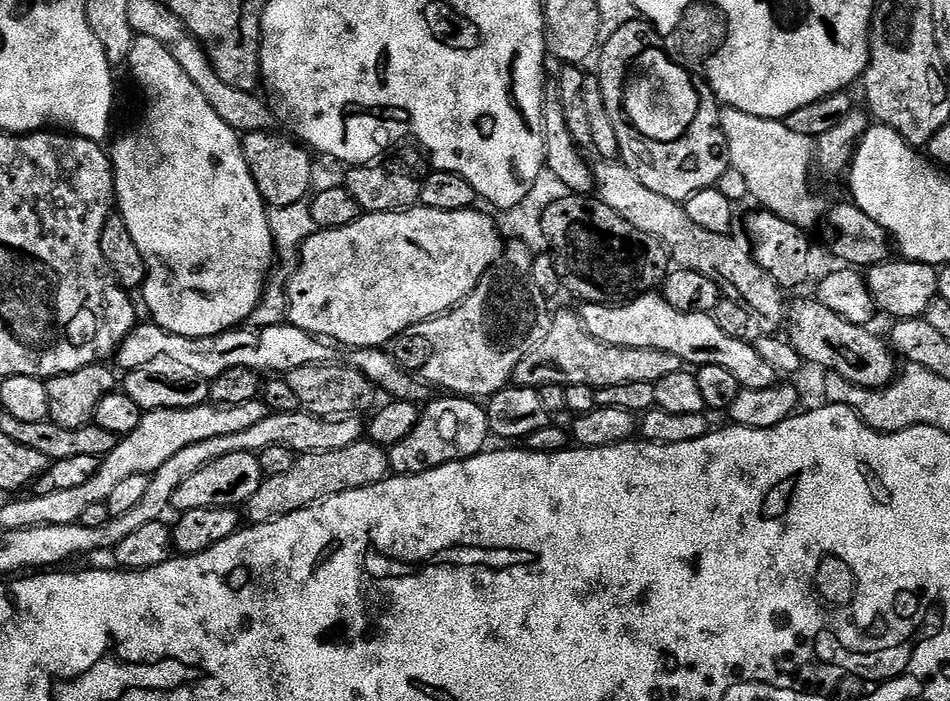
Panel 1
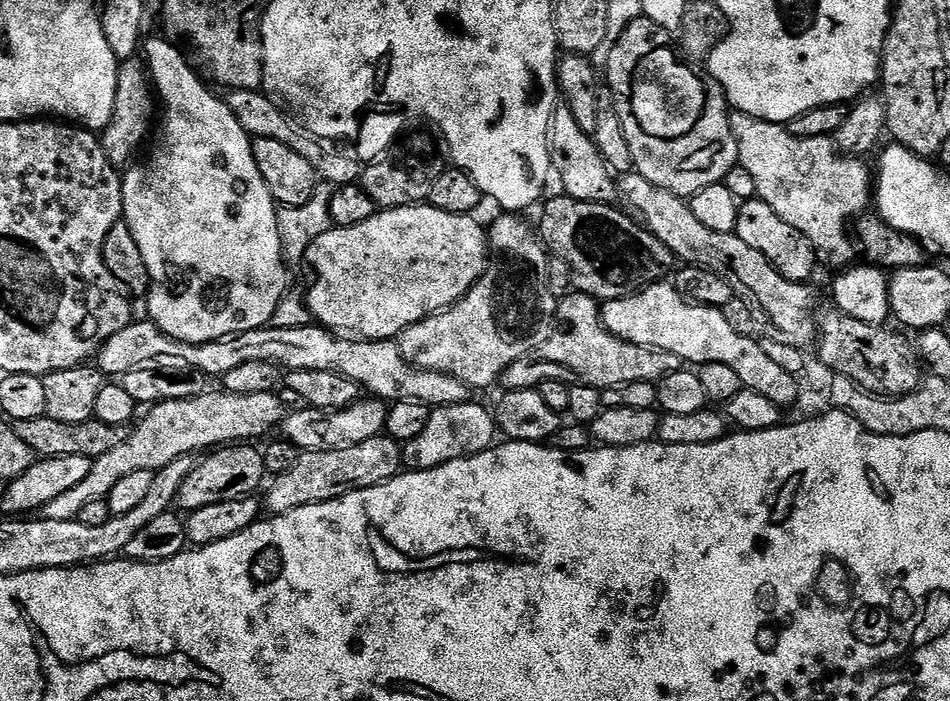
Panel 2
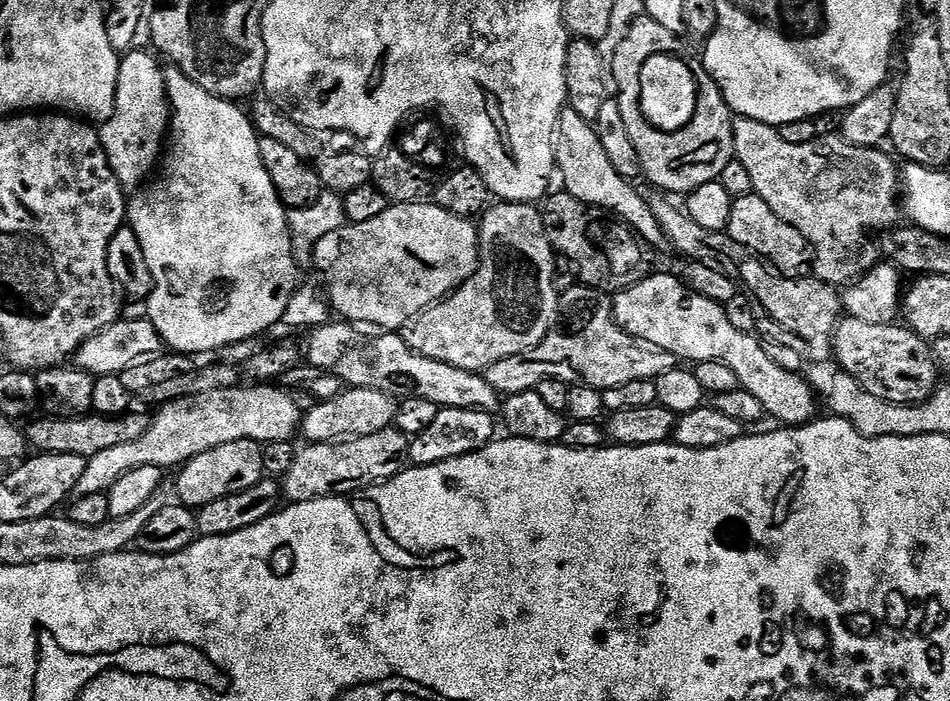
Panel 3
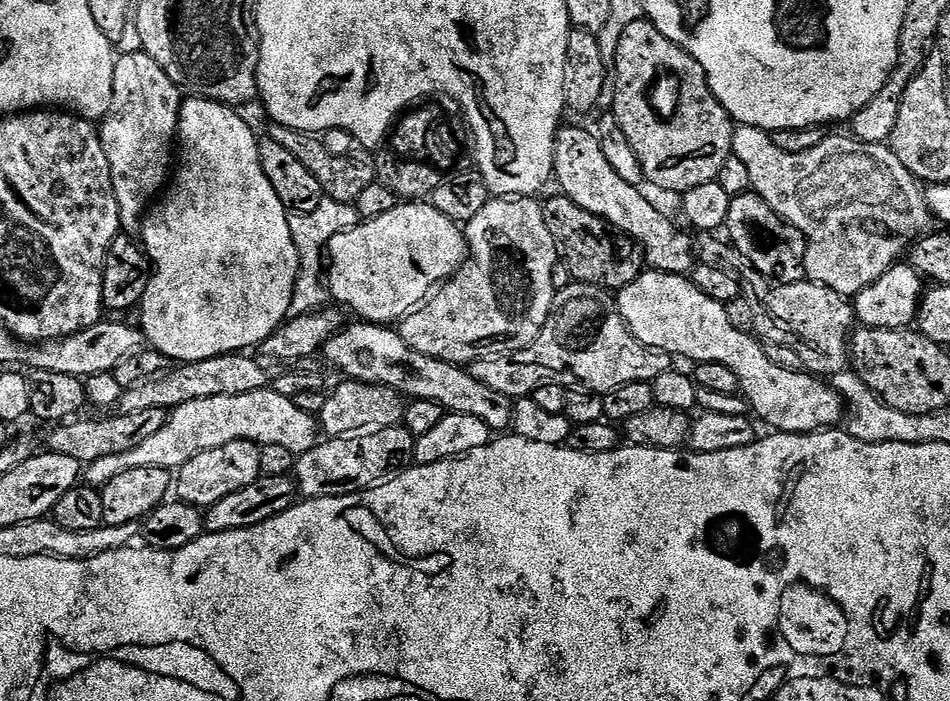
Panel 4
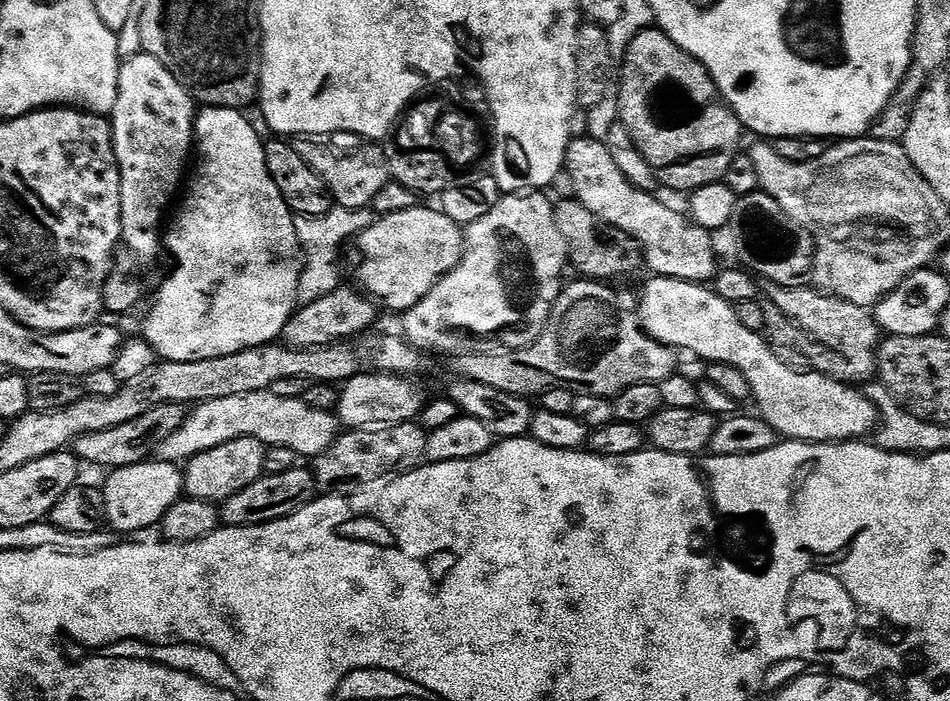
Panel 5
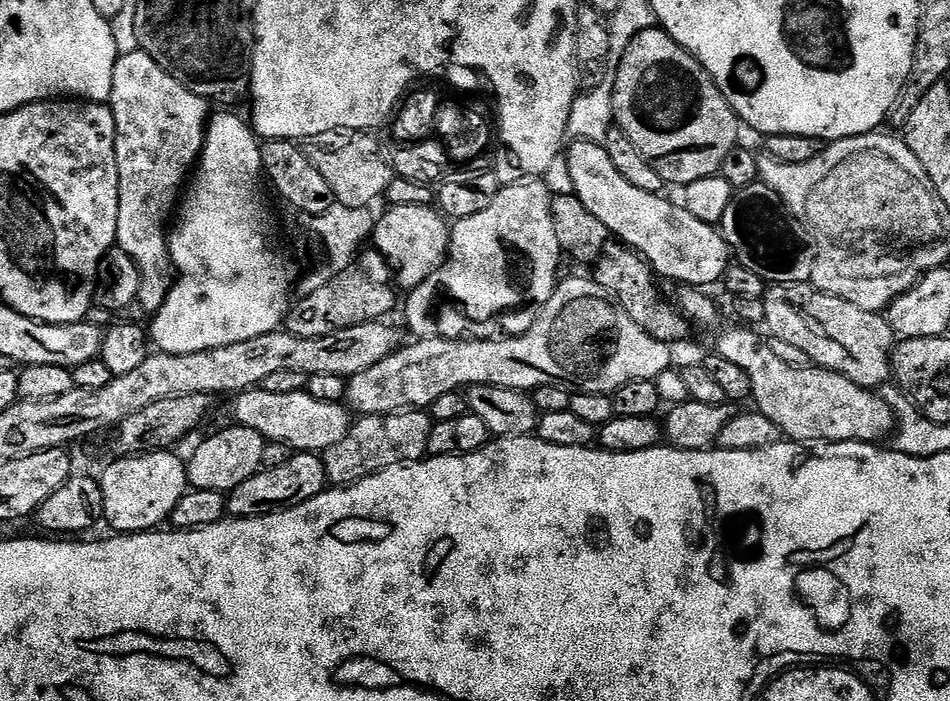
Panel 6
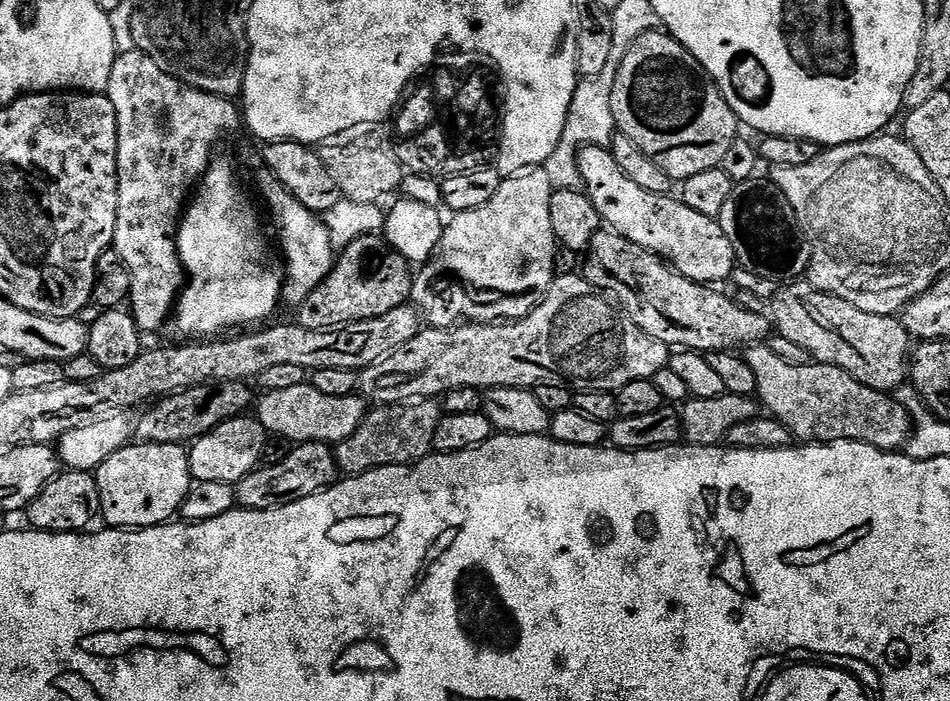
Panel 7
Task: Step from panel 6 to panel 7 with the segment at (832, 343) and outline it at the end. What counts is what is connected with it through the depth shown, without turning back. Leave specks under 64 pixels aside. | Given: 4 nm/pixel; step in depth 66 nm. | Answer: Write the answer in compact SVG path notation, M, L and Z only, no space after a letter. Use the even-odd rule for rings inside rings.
M793 282L781 287L770 301L770 320L778 331L779 339L794 342L802 350L806 350L809 357L817 364L829 364L838 366L850 378L862 382L875 392L885 394L895 393L910 376L910 337L904 328L903 319L896 316L879 316L878 314L866 314L866 310L858 310L850 302L846 302L837 296L831 296L825 292L817 292L807 282Z

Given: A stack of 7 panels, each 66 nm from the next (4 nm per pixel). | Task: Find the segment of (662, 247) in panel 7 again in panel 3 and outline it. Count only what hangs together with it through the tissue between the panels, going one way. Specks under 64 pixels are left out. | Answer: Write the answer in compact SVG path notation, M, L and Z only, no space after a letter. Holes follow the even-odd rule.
M567 106L560 112L560 123L556 129L554 141L556 150L556 166L558 180L562 183L563 191L574 198L586 202L595 208L604 208L611 212L617 220L623 220L629 228L637 232L653 248L660 250L665 247L666 239L658 218L650 210L648 200L635 192L633 181L622 178L610 158L606 158L606 150L602 150L602 142L598 138L595 127L589 121L578 118L574 110Z

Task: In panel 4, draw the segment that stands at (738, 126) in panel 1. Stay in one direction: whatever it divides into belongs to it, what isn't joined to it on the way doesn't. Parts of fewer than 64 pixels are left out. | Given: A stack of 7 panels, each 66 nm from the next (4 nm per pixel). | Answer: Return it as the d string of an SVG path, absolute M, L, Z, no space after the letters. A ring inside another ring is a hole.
M742 124L732 134L732 155L737 156L746 165L746 171L750 173L750 182L752 183L751 191L764 199L783 220L790 222L790 226L802 230L802 234L808 239L808 256L804 259L807 279L814 284L821 284L830 290L834 290L842 297L854 298L863 288L882 278L903 257L900 255L903 252L905 255L909 251L913 242L933 231L934 217L932 211L928 208L928 198L921 181L917 180L914 174L910 174L910 170L906 170L906 166L902 166L902 162L898 162L898 158L892 153L888 144L867 144L848 134L845 134L845 136L828 134L825 135L824 141L818 146L814 146L802 154L790 154L790 150L782 150L782 146L776 144L773 133L763 132L760 128Z

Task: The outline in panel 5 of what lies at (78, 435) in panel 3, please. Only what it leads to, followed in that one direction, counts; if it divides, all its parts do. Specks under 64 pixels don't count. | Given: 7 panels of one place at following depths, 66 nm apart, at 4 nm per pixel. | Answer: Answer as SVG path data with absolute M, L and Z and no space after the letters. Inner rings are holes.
M182 404L154 406L154 410L146 410L146 414L141 414L139 418L133 418L122 426L114 426L110 430L86 432L73 440L70 448L77 460L85 465L97 464L98 467L104 468L103 470L139 464L140 461L149 459L155 453L156 447L170 434L174 434L178 426L182 426L185 415L186 408Z

